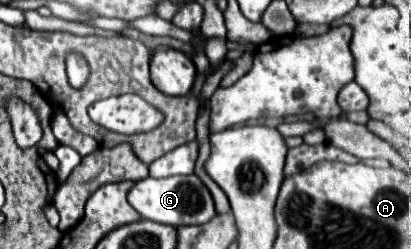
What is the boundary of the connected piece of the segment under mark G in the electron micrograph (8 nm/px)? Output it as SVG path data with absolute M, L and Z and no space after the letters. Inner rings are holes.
M197 174L191 176L171 176L171 178L145 178L139 180L129 192L129 204L151 222L169 224L169 226L189 226L189 224L205 224L217 216L215 202L207 186L201 182Z

